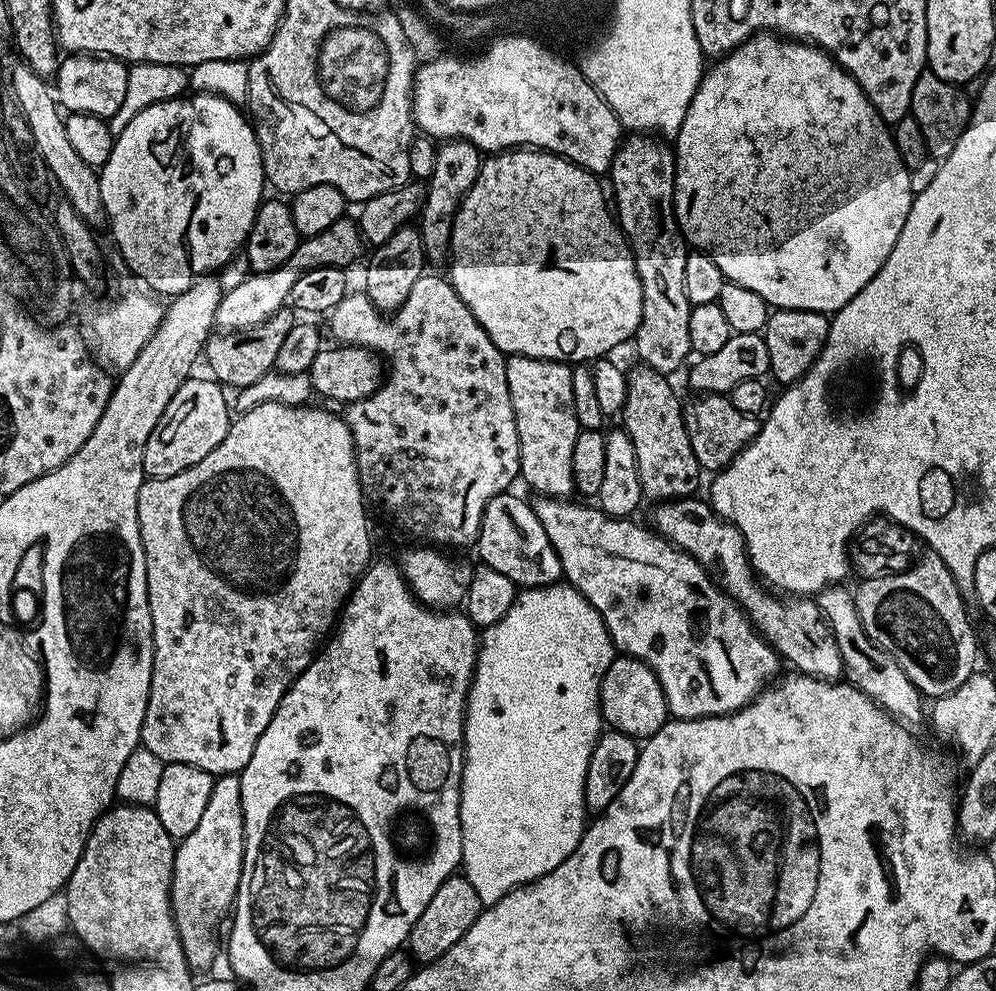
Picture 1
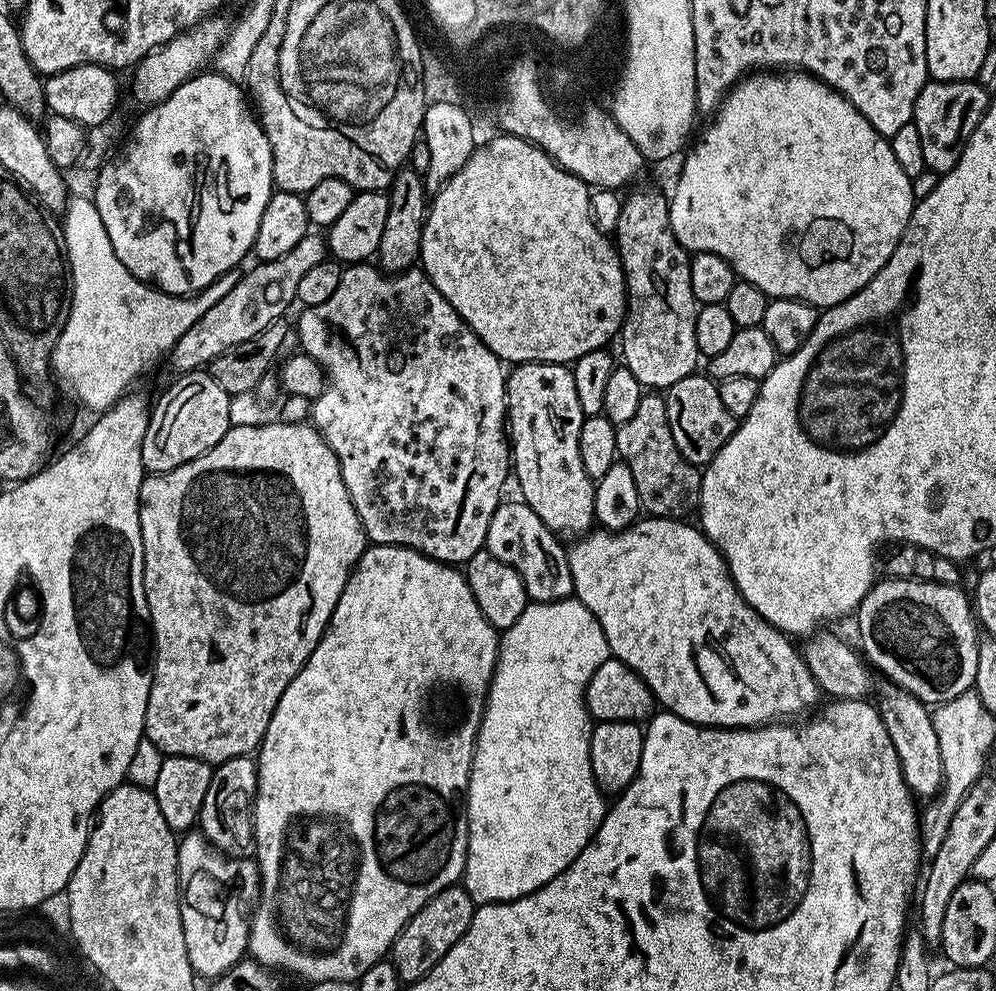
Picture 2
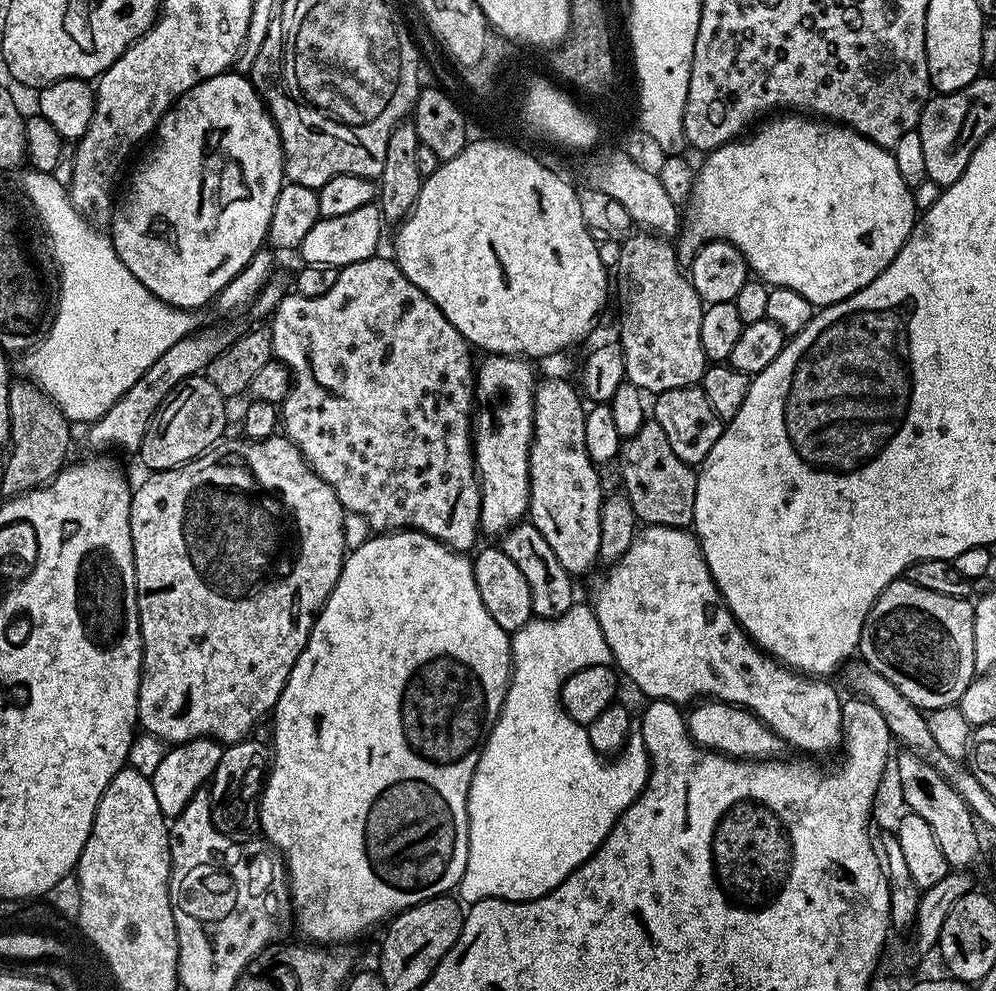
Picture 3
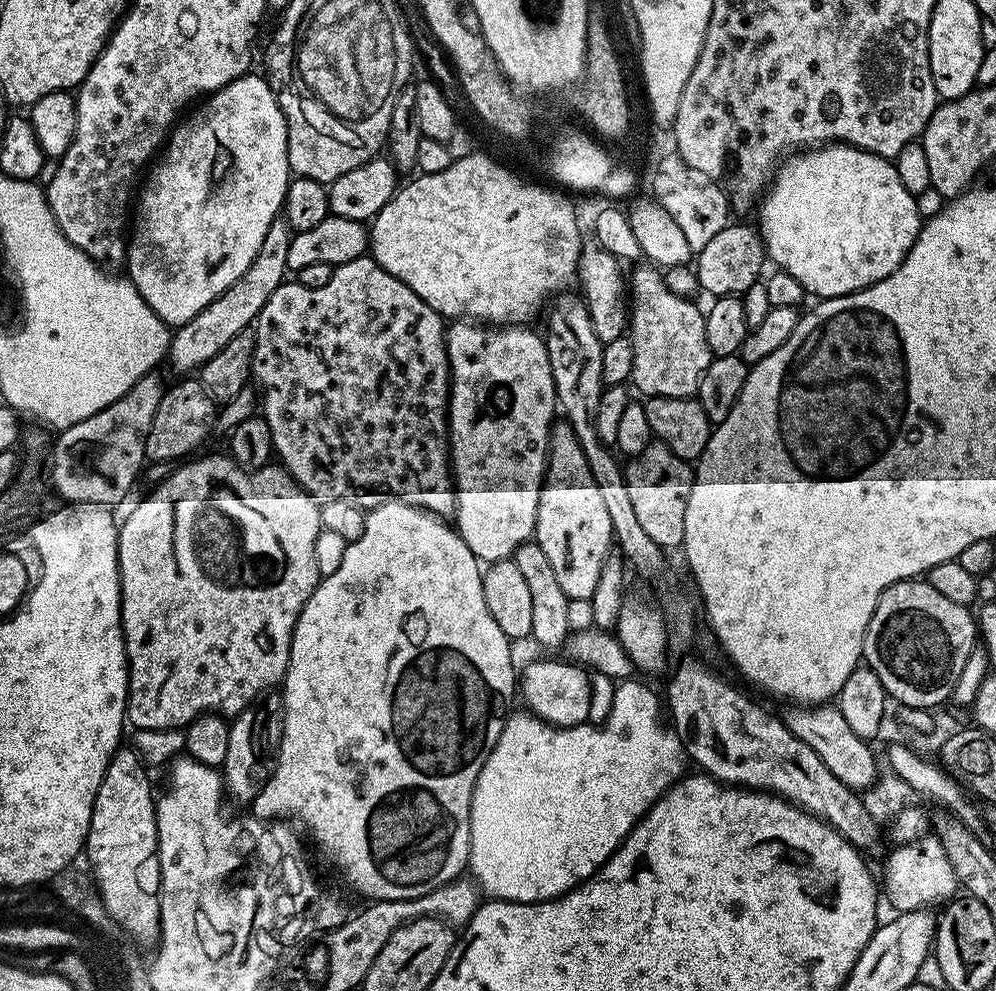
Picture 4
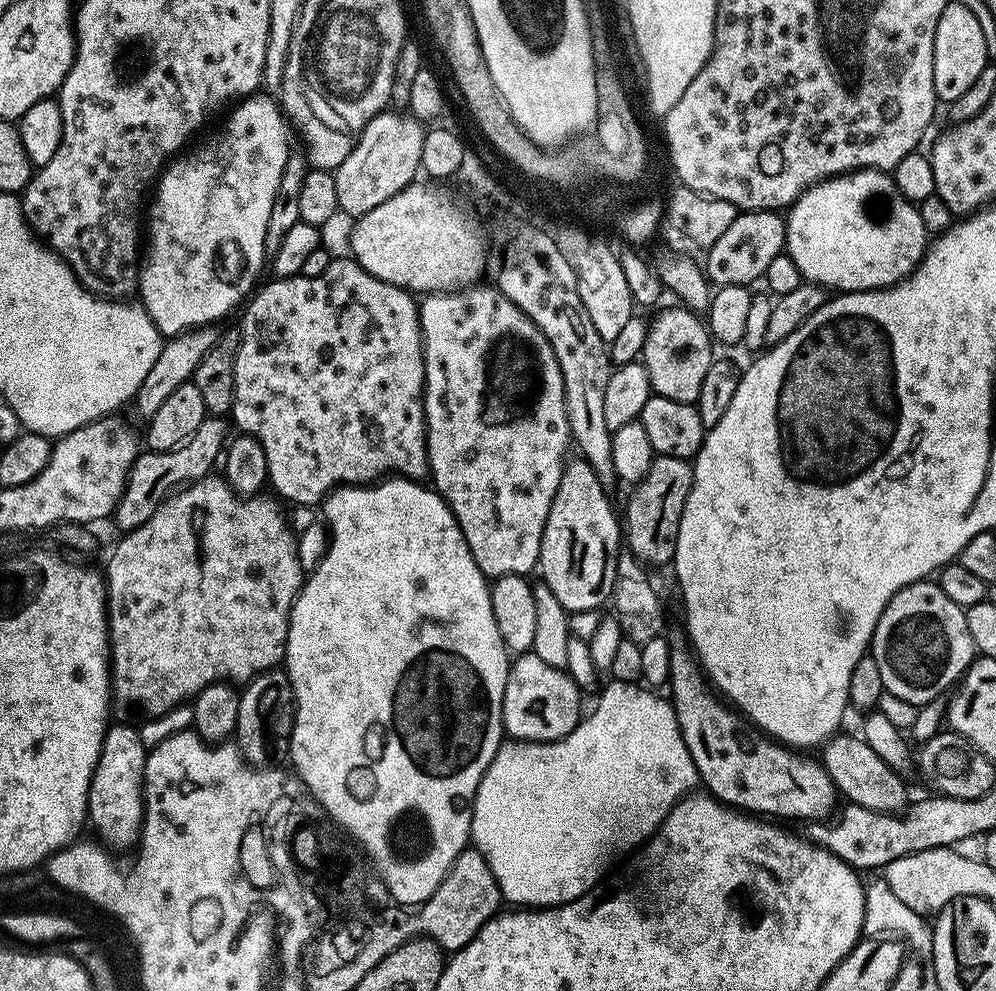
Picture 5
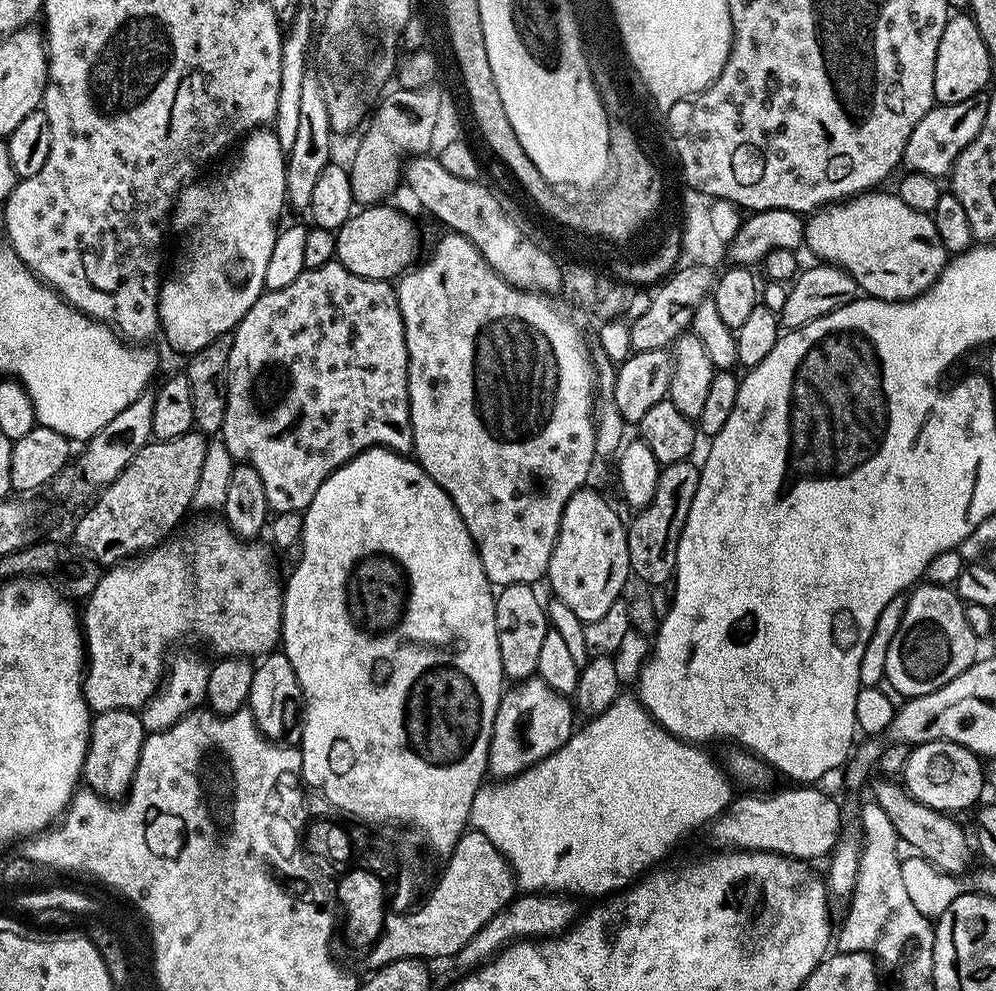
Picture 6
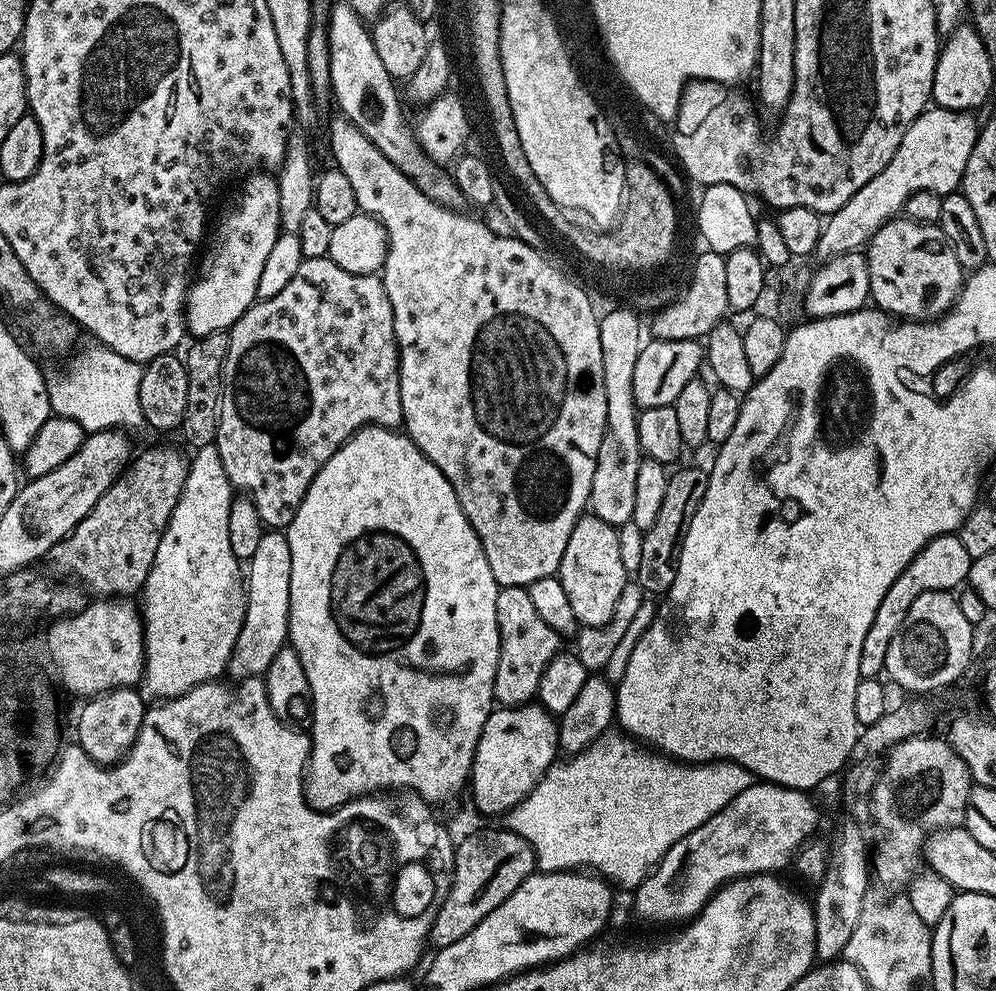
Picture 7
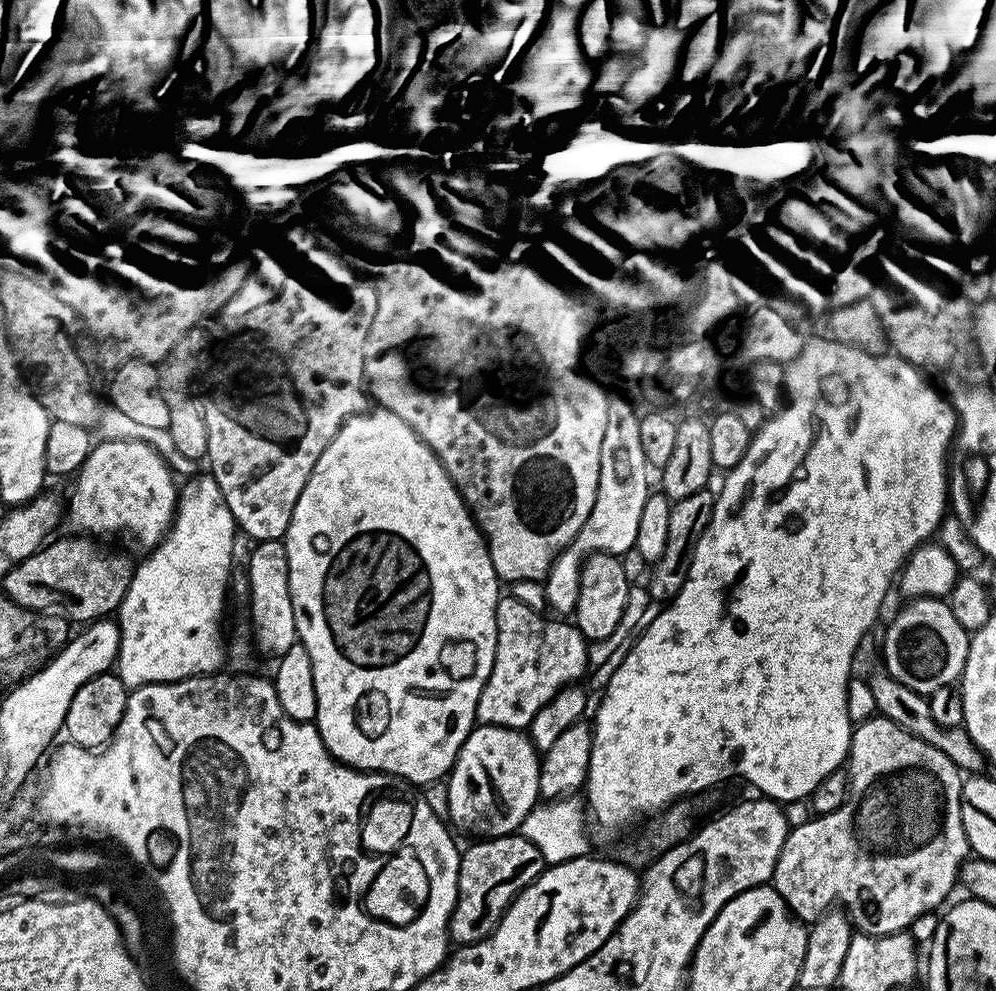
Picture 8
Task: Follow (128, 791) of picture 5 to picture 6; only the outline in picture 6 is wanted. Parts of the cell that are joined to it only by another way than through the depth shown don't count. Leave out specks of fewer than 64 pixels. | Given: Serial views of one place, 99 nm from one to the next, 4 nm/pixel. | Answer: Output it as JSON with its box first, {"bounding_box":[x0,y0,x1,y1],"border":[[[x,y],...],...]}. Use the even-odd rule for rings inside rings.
{"bounding_box":[83,709,145,798],"border":[[[112,709],[95,713],[84,759],[83,783],[105,798],[127,797],[128,787],[132,785],[138,770],[138,758],[142,754],[145,735],[139,711]]]}

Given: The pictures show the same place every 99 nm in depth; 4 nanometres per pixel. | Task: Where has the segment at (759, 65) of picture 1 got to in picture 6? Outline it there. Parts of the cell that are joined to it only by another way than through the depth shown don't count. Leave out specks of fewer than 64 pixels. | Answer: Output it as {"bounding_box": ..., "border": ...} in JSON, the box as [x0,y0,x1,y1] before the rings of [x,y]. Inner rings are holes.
{"bounding_box":[804,190,950,300],"border":[[[869,190],[843,202],[827,205],[809,215],[804,225],[804,244],[816,255],[815,259],[829,264],[839,264],[852,275],[857,289],[873,300],[912,300],[942,274],[948,265],[950,253],[944,249],[938,226],[931,215],[910,210],[902,198],[891,191]]]}

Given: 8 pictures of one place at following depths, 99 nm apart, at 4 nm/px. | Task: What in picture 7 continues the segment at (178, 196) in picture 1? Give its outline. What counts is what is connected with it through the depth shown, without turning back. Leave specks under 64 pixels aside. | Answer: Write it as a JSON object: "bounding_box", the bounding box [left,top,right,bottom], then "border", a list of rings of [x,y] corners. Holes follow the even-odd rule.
{"bounding_box":[184,170,282,338],"border":[[[256,170],[245,180],[248,181],[236,205],[221,218],[216,228],[216,237],[207,241],[198,260],[198,271],[188,286],[184,323],[187,331],[196,338],[215,332],[228,332],[238,322],[238,318],[242,318],[242,314],[246,314],[246,310],[256,303],[262,268],[275,240],[282,233],[276,176],[264,170]]]}

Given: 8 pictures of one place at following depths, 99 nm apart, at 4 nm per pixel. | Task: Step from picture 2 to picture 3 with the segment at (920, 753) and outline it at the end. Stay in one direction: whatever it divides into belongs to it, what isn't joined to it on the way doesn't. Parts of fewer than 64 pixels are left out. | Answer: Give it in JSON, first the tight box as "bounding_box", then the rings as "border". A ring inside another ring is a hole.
{"bounding_box":[895,754,980,870],"border":[[[913,754],[895,757],[896,780],[900,783],[900,796],[904,799],[905,809],[923,818],[926,826],[934,830],[934,842],[938,842],[938,850],[942,850],[944,863],[952,870],[968,870],[980,856],[980,836],[976,833],[978,821],[966,806],[962,794],[954,790],[944,775],[930,762]]]}

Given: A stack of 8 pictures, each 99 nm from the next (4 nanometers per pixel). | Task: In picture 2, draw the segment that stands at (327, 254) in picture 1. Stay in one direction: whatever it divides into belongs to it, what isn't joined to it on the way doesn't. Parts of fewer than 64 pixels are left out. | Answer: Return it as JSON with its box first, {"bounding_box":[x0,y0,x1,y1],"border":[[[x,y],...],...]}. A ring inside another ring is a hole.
{"bounding_box":[167,234,326,374],"border":[[[309,234],[290,250],[290,254],[282,254],[282,258],[253,263],[253,268],[241,275],[238,286],[226,294],[212,309],[206,310],[182,338],[178,338],[176,345],[168,353],[167,363],[172,363],[173,373],[183,374],[194,372],[211,365],[214,358],[218,358],[227,348],[238,346],[254,334],[266,330],[270,322],[281,319],[291,304],[297,303],[298,282],[302,282],[302,274],[307,274],[318,262],[326,259],[326,240],[323,235]]]}

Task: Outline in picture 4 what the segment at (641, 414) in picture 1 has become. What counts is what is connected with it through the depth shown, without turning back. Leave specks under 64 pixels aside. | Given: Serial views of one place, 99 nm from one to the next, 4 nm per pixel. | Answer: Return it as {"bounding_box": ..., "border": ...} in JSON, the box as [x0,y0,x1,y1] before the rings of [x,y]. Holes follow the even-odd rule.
{"bounding_box":[624,442,693,549],"border":[[[659,442],[648,444],[642,454],[631,457],[627,463],[624,468],[626,490],[643,532],[662,549],[679,549],[686,534],[686,502],[690,502],[693,465]]]}

